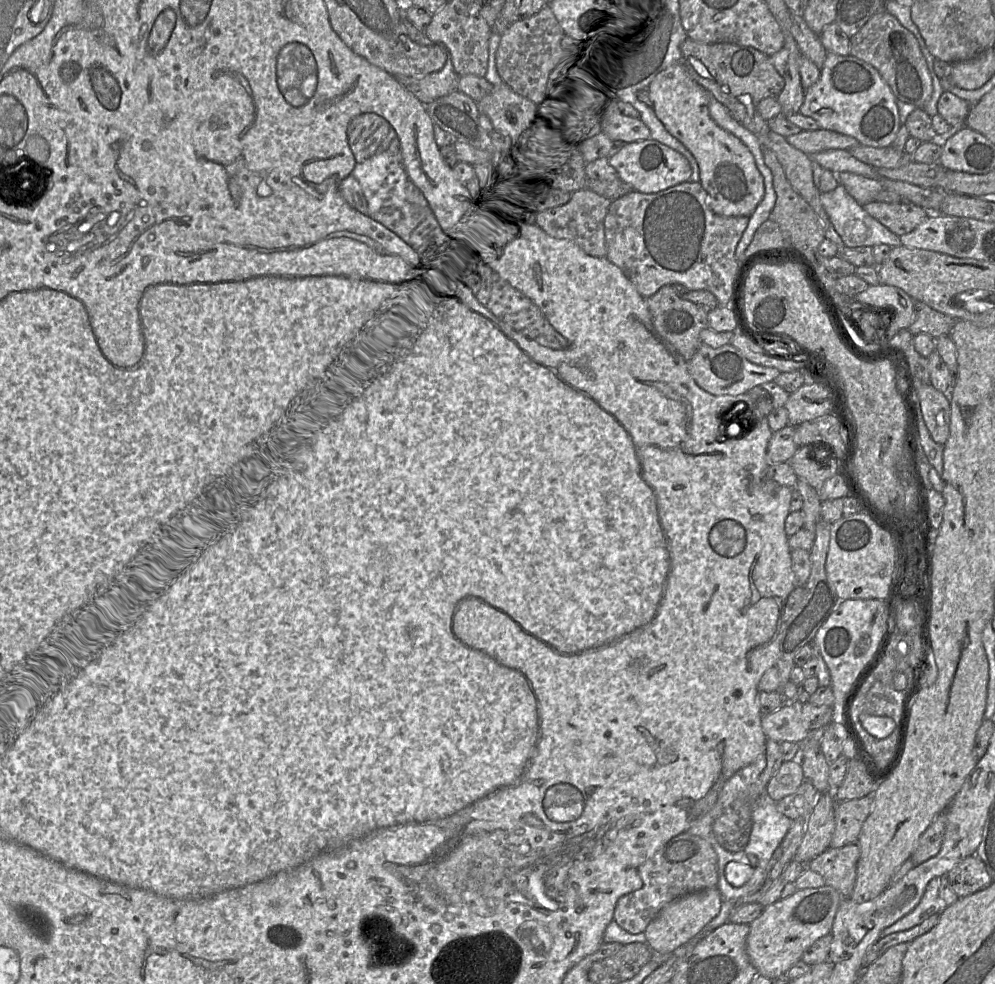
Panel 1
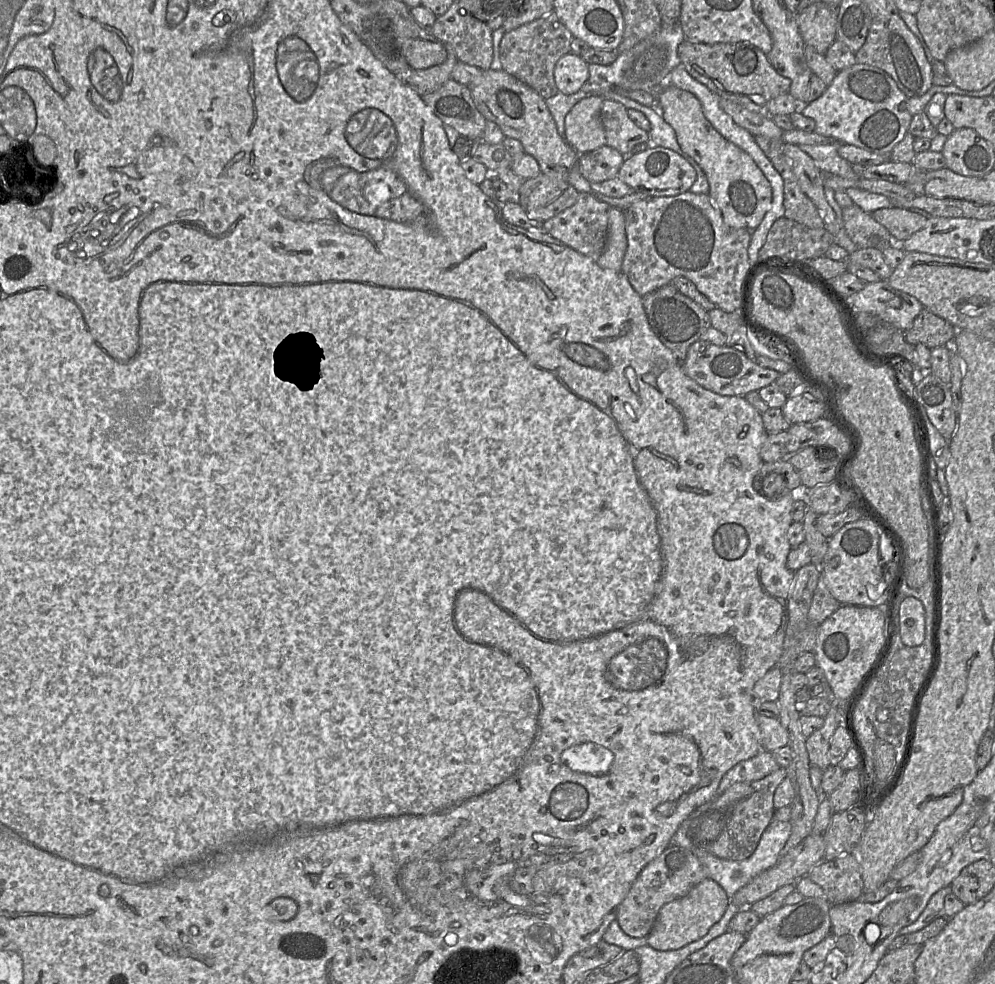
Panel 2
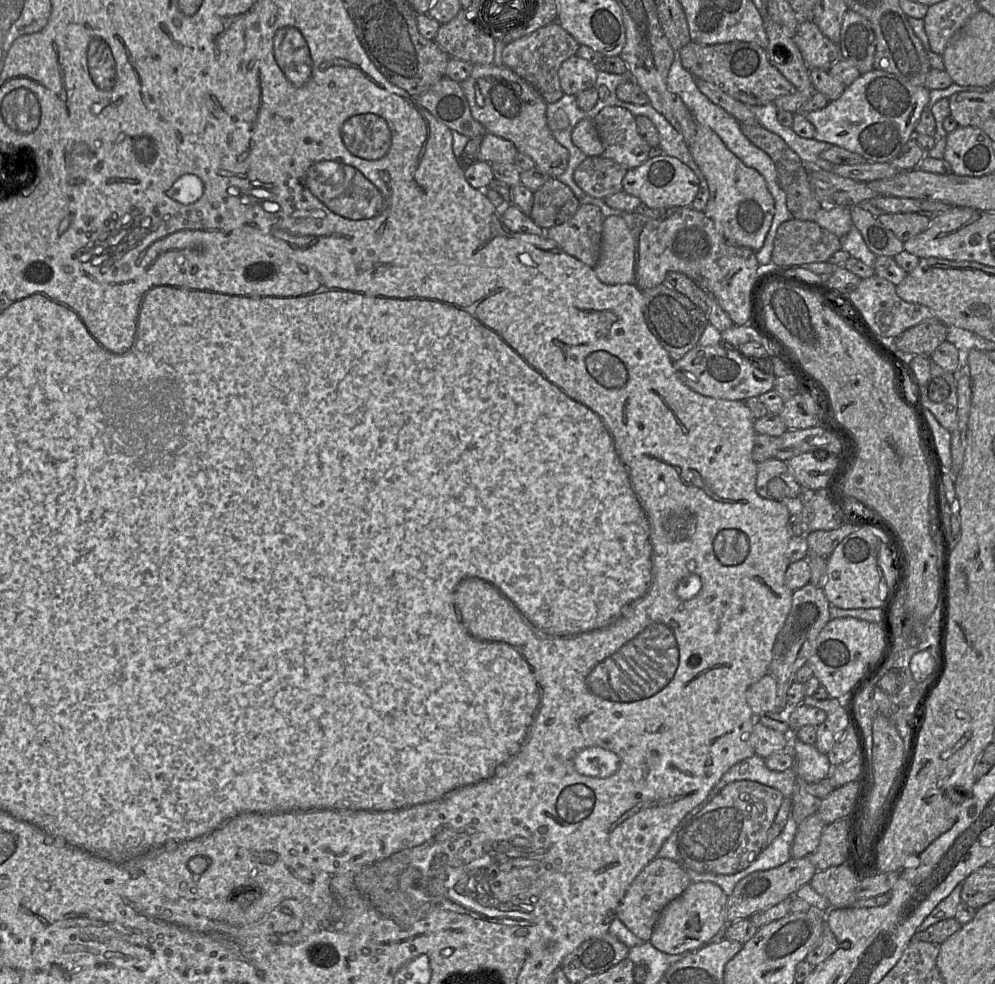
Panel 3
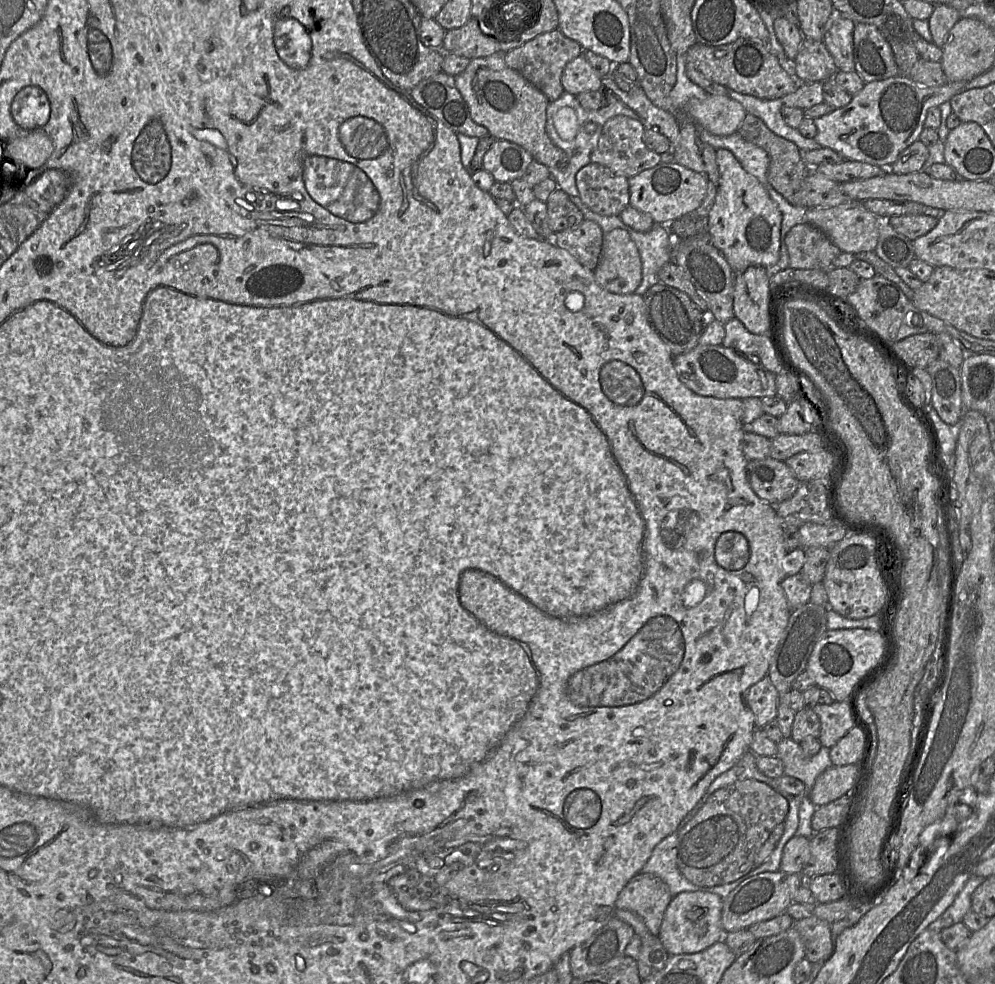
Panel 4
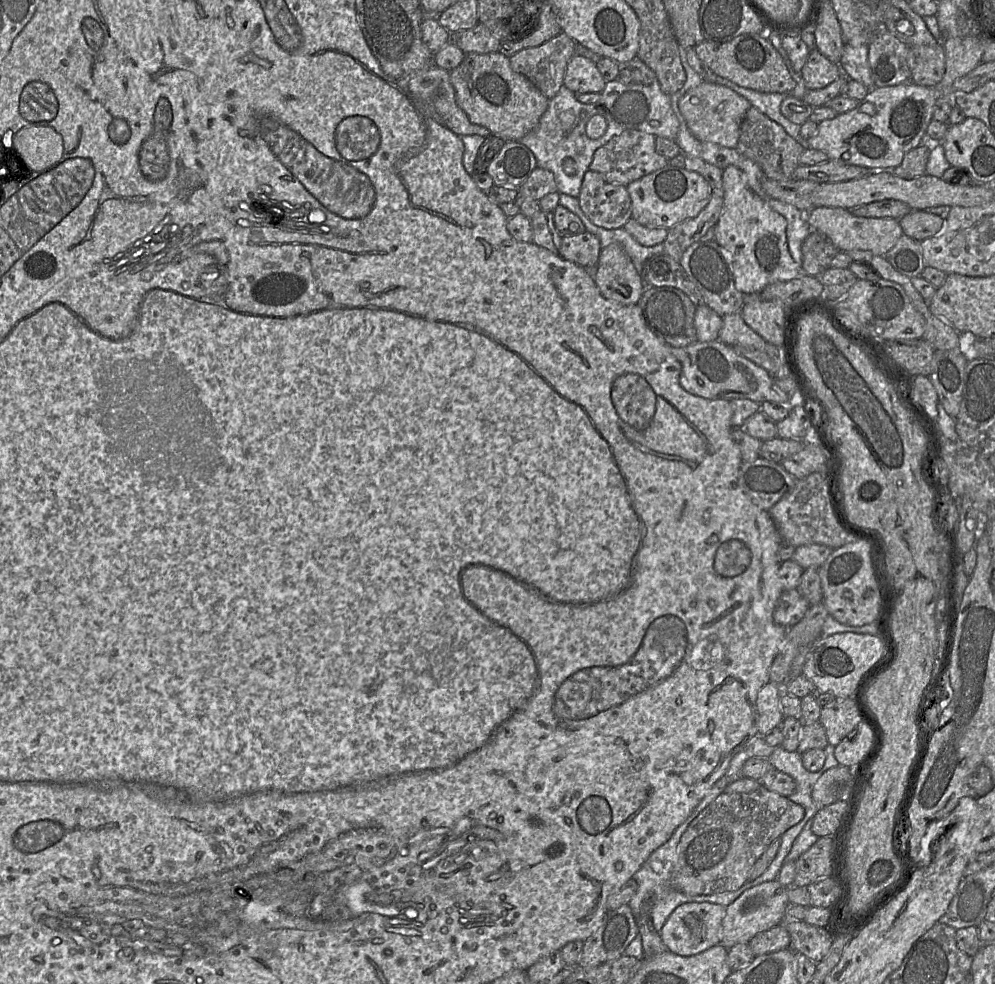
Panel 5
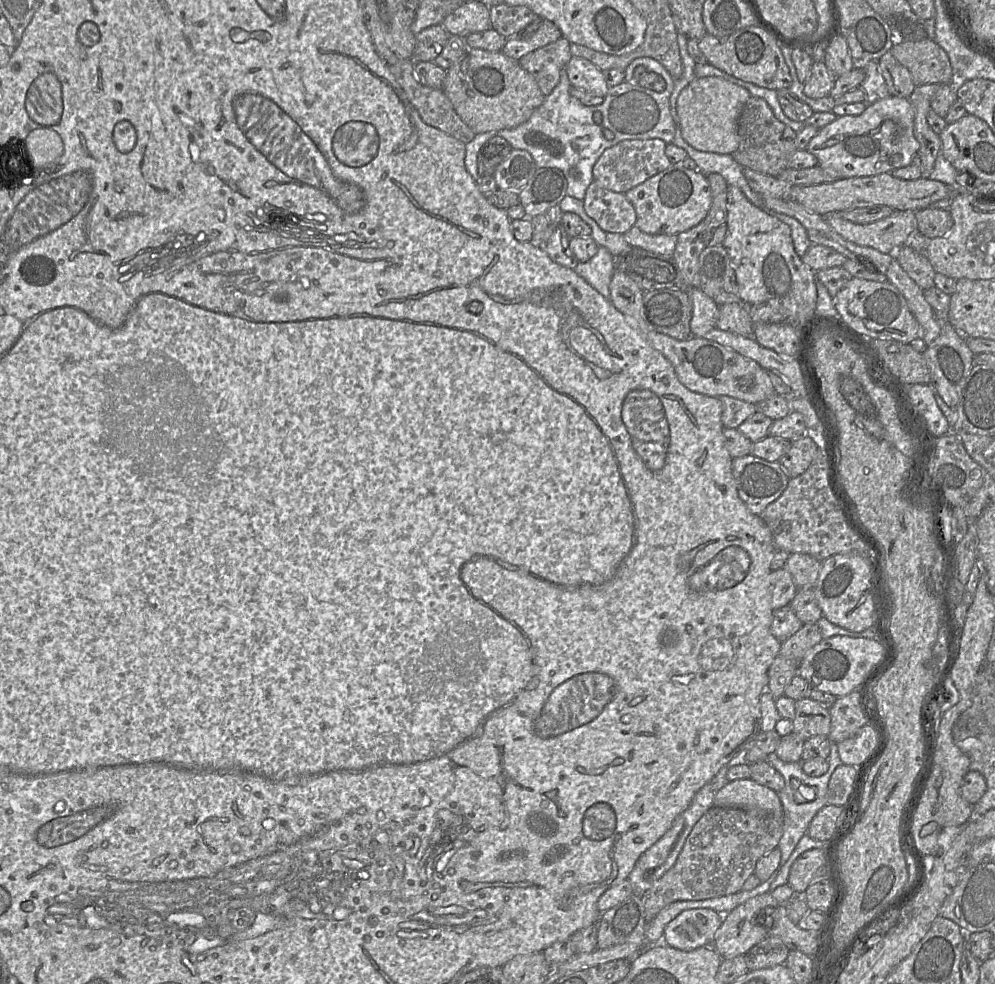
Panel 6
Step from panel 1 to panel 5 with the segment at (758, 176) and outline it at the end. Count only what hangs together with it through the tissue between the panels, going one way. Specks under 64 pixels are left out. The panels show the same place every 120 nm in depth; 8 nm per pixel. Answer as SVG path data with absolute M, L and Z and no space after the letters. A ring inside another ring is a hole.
M729 165L723 170L722 181L723 206L714 226L714 240L726 252L736 289L744 295L759 294L772 283L803 274L788 249L786 219L750 189L746 176L736 166Z

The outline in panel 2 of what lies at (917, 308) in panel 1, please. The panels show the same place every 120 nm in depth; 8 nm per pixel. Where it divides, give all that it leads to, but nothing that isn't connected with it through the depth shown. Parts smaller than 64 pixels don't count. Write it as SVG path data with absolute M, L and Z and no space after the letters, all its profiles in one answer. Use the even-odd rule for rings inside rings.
M923 308L914 319L912 327L904 332L904 337L913 346L924 344L933 349L951 346L957 332L958 330L947 320Z

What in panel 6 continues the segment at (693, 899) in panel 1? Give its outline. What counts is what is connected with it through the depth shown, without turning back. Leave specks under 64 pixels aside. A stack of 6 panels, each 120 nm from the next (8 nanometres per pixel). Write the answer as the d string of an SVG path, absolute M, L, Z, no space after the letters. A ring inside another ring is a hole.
M709 908L684 910L664 929L662 943L682 951L712 945L723 915Z

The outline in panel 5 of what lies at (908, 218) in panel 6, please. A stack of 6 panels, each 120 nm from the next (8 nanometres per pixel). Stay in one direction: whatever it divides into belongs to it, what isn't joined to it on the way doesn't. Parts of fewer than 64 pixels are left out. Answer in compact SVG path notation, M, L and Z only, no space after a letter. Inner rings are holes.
M813 207L805 214L805 219L813 231L824 235L840 252L861 250L885 256L903 235L897 219L855 216L850 210L839 207Z

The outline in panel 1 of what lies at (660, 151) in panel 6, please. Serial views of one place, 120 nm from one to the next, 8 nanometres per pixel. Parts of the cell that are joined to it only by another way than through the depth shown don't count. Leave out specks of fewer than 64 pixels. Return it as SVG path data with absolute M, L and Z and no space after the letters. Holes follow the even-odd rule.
M601 104L601 131L616 147L650 139L650 130L640 119L619 114L617 104Z

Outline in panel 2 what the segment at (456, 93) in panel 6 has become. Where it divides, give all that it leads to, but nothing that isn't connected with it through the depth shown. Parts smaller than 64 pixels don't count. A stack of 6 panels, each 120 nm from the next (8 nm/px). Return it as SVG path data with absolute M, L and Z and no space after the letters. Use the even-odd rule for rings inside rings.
M492 69L483 71L480 79L469 87L478 111L497 124L505 137L519 140L525 153L536 159L541 173L567 181L579 154L558 134L545 100L535 90L503 70Z

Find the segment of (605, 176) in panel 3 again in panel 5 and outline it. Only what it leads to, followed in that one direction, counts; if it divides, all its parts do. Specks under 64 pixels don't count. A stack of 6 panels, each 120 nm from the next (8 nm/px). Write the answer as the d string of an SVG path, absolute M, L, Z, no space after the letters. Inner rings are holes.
M590 169L584 174L578 199L582 211L599 227L618 229L632 218L627 186L612 184Z

